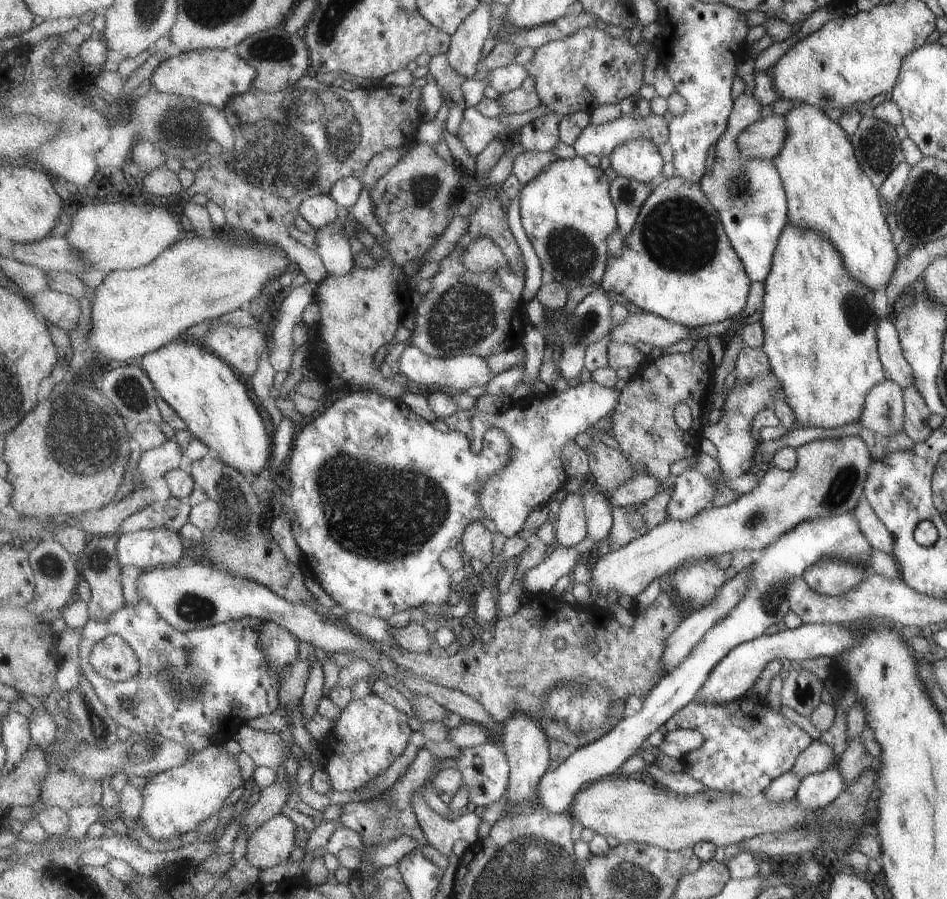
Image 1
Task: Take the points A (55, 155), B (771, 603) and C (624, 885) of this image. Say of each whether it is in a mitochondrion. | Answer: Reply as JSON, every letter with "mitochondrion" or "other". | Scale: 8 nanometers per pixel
{"A":"mitochondrion","B":"mitochondrion","C":"mitochondrion"}

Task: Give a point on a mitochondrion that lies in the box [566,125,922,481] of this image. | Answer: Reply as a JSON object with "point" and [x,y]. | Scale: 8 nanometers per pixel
{"point":[679,234]}

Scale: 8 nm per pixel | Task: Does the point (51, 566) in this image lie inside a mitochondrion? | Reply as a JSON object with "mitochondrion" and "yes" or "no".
{"mitochondrion":"yes"}

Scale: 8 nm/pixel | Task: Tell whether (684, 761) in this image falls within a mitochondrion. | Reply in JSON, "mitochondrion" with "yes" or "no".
{"mitochondrion":"no"}

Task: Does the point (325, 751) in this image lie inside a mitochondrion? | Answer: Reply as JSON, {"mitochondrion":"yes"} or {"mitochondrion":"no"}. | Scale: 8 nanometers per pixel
{"mitochondrion":"no"}

